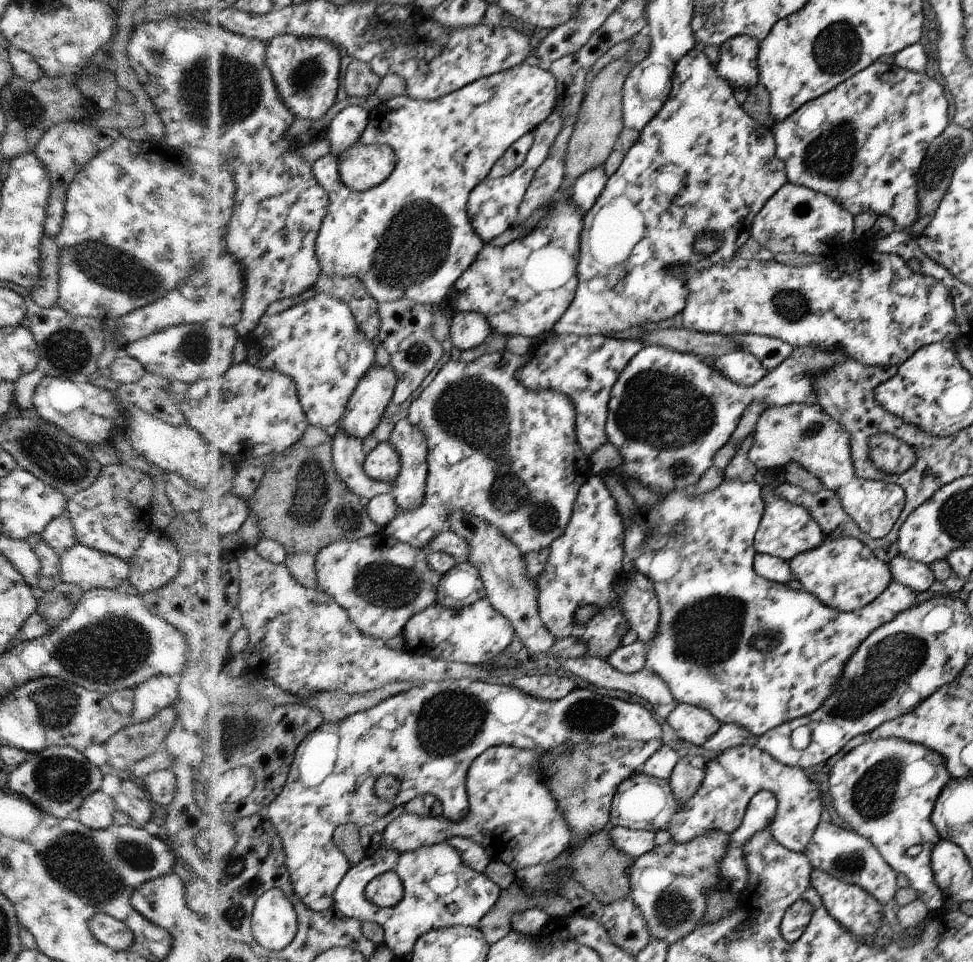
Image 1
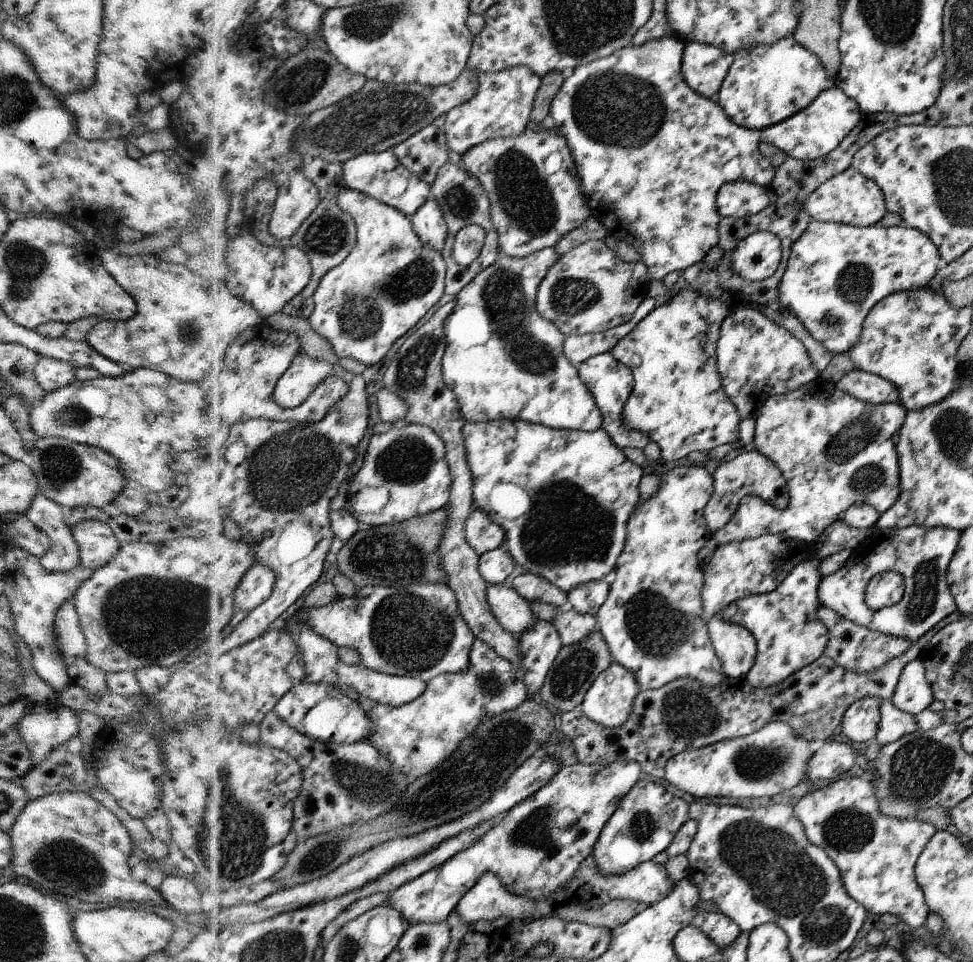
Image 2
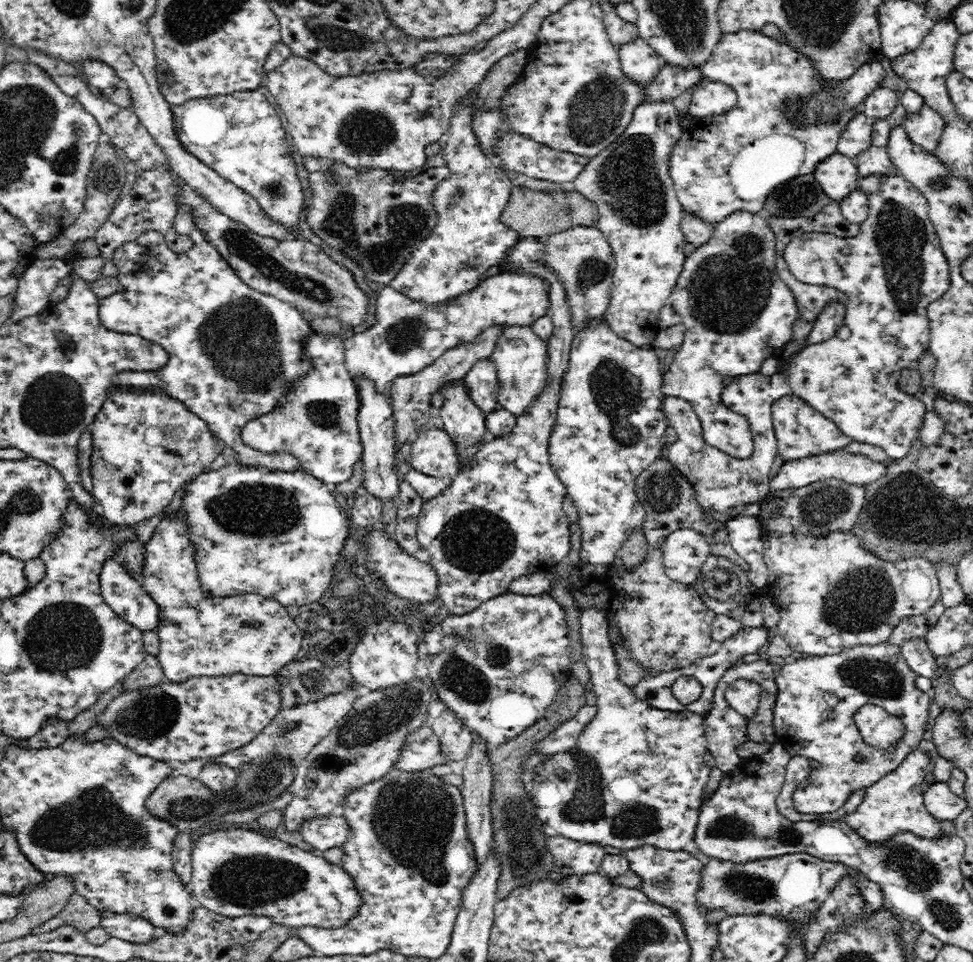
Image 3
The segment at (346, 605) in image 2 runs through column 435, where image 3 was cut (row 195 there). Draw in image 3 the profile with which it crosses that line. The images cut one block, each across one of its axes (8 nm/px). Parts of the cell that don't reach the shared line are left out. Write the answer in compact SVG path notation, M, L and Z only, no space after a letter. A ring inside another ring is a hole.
M646 105L642 106L635 114L634 121L630 124L630 127L626 130L625 134L616 143L610 144L606 150L600 152L595 157L589 159L583 170L574 178L572 187L574 190L583 194L594 206L596 207L598 218L596 219L595 226L604 236L604 239L608 242L610 249L615 260L615 269L613 272L613 285L610 291L608 312L606 312L607 325L615 332L619 337L630 339L630 341L638 344L650 344L651 340L655 337L658 329L658 313L664 305L670 305L672 302L671 296L674 288L676 288L678 278L681 277L684 272L684 264L686 260L686 252L684 248L687 244L686 236L681 229L681 220L683 217L683 210L681 199L678 198L676 187L674 186L674 180L671 178L671 165L672 156L674 156L674 149L678 147L684 130L679 124L680 115L672 105Z

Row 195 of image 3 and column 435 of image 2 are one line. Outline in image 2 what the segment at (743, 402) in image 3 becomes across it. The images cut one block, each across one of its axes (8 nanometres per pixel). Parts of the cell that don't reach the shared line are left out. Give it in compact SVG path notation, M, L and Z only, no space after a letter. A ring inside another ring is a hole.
M616 761L610 764L588 765L580 762L561 765L560 772L548 785L543 786L532 797L520 802L508 813L492 824L490 830L483 831L468 850L462 850L444 866L438 866L423 874L416 880L402 886L390 896L389 903L405 914L406 920L413 924L440 924L447 922L448 916L457 910L458 901L469 892L470 887L476 885L482 874L497 874L502 883L518 896L526 896L533 900L553 897L554 892L565 890L570 878L573 878L581 863L593 854L593 847L598 840L600 831L606 826L616 808L620 806L622 798L632 790L632 786L641 780L642 766L638 762Z

